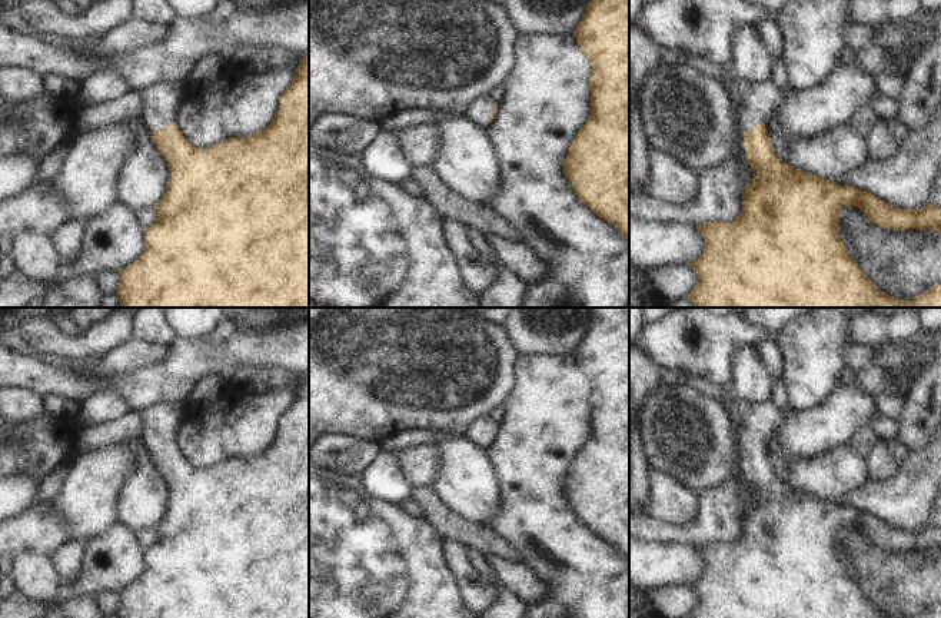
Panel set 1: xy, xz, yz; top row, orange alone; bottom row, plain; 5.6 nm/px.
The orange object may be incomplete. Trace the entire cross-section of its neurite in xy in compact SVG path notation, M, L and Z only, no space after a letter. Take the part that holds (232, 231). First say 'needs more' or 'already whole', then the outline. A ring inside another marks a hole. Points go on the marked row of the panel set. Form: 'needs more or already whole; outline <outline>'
needs more; outline M309 56L297 66L292 84L279 99L275 120L250 137L232 137L199 149L177 129L176 112L182 103L184 79L174 83L154 84L143 89L142 116L144 126L152 129L152 140L166 157L170 177L167 189L154 206L157 220L144 230L146 249L137 260L119 272L117 298L120 308L309 308Z

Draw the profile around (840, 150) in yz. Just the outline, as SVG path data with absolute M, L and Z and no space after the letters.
M777 110L767 120L765 127L777 157L809 175L834 180L871 160L867 137L849 123L835 126L809 140L791 139L782 129Z

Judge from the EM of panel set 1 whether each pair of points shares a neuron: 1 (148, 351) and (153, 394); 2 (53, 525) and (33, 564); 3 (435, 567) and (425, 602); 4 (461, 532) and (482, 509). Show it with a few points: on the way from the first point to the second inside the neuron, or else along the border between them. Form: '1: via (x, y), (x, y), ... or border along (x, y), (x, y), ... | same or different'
1: border along (169, 346), (162, 359), (117, 375) | different
2: border along (50, 555), (20, 551), (15, 557) | different
3: via (426, 575), (425, 594) | same
4: border along (444, 504), (466, 520), (488, 527) | different

